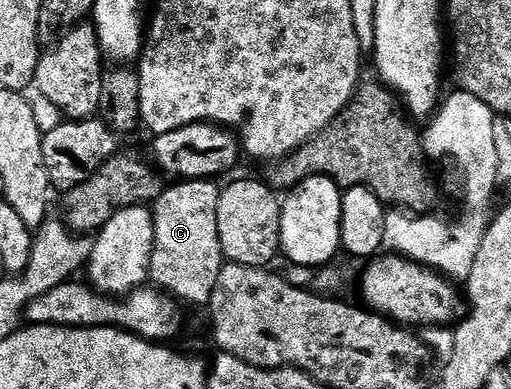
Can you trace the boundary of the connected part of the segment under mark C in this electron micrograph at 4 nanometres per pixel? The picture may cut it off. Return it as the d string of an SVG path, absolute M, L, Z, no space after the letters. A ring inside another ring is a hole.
M186 180L173 184L176 184L173 188L172 185L165 187L151 209L154 246L150 280L157 289L177 301L206 306L212 301L218 274L226 263L216 217L220 188L212 180Z

